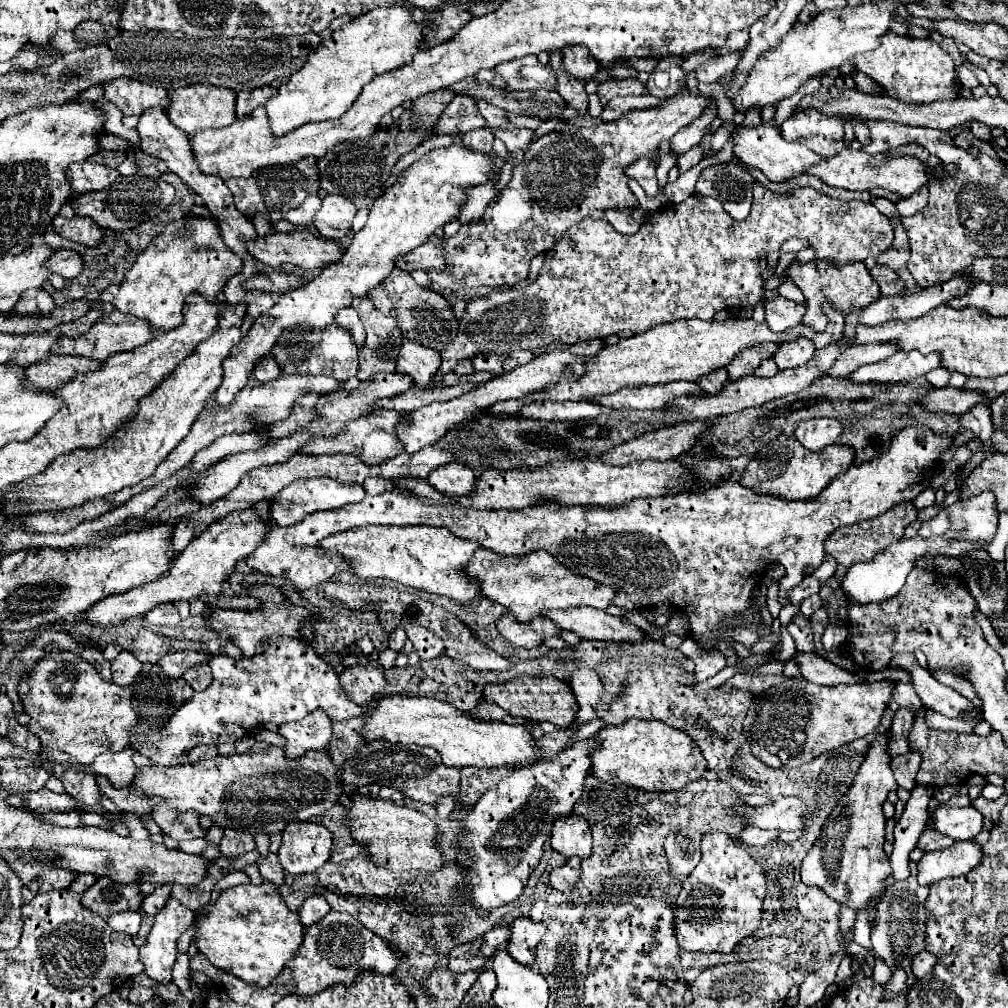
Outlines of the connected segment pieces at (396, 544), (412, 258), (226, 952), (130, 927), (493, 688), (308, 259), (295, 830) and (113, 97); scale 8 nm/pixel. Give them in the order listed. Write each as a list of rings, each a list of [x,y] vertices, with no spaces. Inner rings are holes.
[[[371,524],[327,536],[321,540],[319,548],[341,556],[359,578],[389,578],[393,582],[447,596],[457,602],[473,600],[475,594],[479,594],[479,584],[463,574],[463,566],[469,562],[479,544],[457,538],[445,528]]]
[[[431,242],[421,246],[421,248],[415,248],[413,252],[405,254],[405,256],[401,256],[401,260],[397,260],[397,268],[405,270],[405,272],[411,272],[411,270],[429,270],[429,268],[441,270],[443,266],[445,266],[443,254]]]
[[[239,884],[233,888],[227,888],[219,894],[217,900],[207,904],[207,914],[195,920],[197,930],[193,936],[193,944],[197,950],[219,970],[225,970],[249,984],[257,984],[265,988],[271,984],[271,980],[281,972],[287,960],[291,960],[301,946],[303,940],[303,924],[299,922],[299,916],[291,912],[283,898],[279,896],[277,888],[273,884]]]
[[[123,910],[123,912],[109,916],[107,924],[117,932],[125,932],[129,936],[135,936],[139,932],[139,926],[141,926],[141,914],[131,912],[131,910]]]
[[[517,676],[509,682],[501,684],[487,684],[483,688],[483,696],[497,706],[501,706],[511,716],[523,716],[535,722],[551,722],[557,728],[569,728],[575,722],[575,714],[579,710],[575,696],[571,694],[571,688],[567,682],[555,678],[555,676]]]
[[[293,230],[293,232],[273,232],[269,236],[259,236],[257,240],[253,240],[251,244],[247,244],[247,250],[249,254],[257,260],[257,262],[263,262],[265,266],[271,266],[271,268],[279,268],[281,264],[289,262],[297,268],[303,268],[303,270],[311,270],[311,272],[317,272],[333,262],[339,260],[339,246],[331,240],[325,240],[325,238],[319,238],[319,236],[313,236],[311,232],[301,232],[301,230]]]
[[[291,822],[283,830],[283,842],[277,856],[289,874],[305,874],[329,860],[331,846],[333,836],[325,826],[317,822]]]
[[[117,78],[107,82],[107,88],[103,88],[103,98],[113,102],[125,116],[141,116],[145,108],[169,108],[169,94],[161,86],[143,84],[133,78]]]

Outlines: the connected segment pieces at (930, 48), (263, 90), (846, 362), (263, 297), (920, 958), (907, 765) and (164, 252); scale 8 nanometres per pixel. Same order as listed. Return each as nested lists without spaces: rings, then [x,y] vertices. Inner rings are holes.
[[[885,32],[885,36],[881,36],[881,46],[873,52],[853,56],[853,64],[857,72],[877,82],[887,96],[905,104],[929,104],[935,100],[955,100],[959,96],[955,64],[931,38],[915,40],[909,36],[897,36],[895,32]]]
[[[261,86],[255,90],[247,90],[243,94],[237,94],[237,120],[243,120],[245,114],[249,114],[253,108],[267,102],[269,96],[273,96],[277,90],[271,86]]]
[[[865,344],[865,346],[849,346],[841,356],[835,360],[835,364],[829,368],[827,376],[833,378],[845,378],[851,372],[855,372],[859,366],[873,364],[879,360],[885,360],[899,352],[895,344]]]
[[[255,290],[255,292],[249,292],[249,294],[247,294],[247,302],[249,302],[249,306],[247,306],[247,314],[245,314],[243,326],[241,326],[243,336],[245,336],[245,332],[249,332],[249,328],[253,326],[253,322],[255,322],[265,310],[269,310],[269,308],[273,306],[273,298],[271,298],[271,294],[267,294],[267,292]]]
[[[925,950],[919,952],[919,954],[911,960],[911,970],[913,970],[915,978],[921,978],[921,976],[929,974],[929,972],[933,970],[935,962],[937,962],[937,958],[935,958],[931,952],[925,952]]]
[[[908,752],[894,757],[890,762],[899,787],[911,791],[916,785],[916,775],[921,765],[921,755],[917,752]]]
[[[185,216],[169,222],[165,230],[153,238],[149,248],[135,260],[133,268],[119,284],[113,306],[123,314],[147,320],[153,332],[167,332],[181,324],[181,308],[189,294],[201,292],[207,300],[217,300],[225,288],[225,282],[239,274],[241,268],[241,258],[225,248],[213,220]]]

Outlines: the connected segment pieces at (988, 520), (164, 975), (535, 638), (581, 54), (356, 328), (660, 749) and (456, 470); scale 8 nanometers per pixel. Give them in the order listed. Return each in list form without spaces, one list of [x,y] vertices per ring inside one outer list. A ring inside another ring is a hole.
[[[979,492],[967,500],[957,500],[955,504],[941,508],[935,518],[923,522],[917,534],[927,538],[947,530],[961,530],[965,538],[989,544],[997,532],[995,496],[991,492]]]
[[[169,898],[155,916],[151,934],[141,946],[141,962],[145,974],[159,984],[172,980],[173,962],[177,958],[177,938],[191,926],[195,912],[179,906],[175,898]]]
[[[513,614],[501,616],[497,620],[497,630],[507,642],[523,648],[537,648],[545,638],[561,634],[561,628],[541,616],[537,616],[537,620],[529,620],[529,624],[519,624]]]
[[[579,44],[565,46],[561,50],[561,54],[563,54],[563,66],[565,66],[565,70],[571,76],[579,78],[579,80],[589,80],[599,70],[597,60],[593,60],[593,56],[589,56],[589,50],[581,48]]]
[[[349,306],[349,308],[343,308],[341,312],[337,312],[337,320],[335,320],[341,328],[347,328],[351,334],[353,334],[353,340],[357,342],[357,346],[361,346],[365,342],[365,330],[363,330],[363,324],[357,316],[357,312]]]
[[[631,718],[619,726],[601,728],[595,738],[601,744],[589,756],[589,772],[611,786],[631,786],[643,792],[675,792],[699,780],[707,770],[707,762],[697,744],[683,730],[675,730],[661,720]]]
[[[449,464],[449,466],[441,466],[441,468],[433,470],[427,476],[427,482],[445,496],[457,496],[457,494],[471,492],[475,474],[465,464]]]

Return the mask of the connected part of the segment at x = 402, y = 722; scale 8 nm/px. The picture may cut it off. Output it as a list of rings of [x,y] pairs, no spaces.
[[[383,696],[379,702],[367,706],[367,722],[363,724],[365,740],[385,740],[391,744],[417,744],[431,746],[439,752],[445,766],[475,766],[475,768],[493,768],[493,766],[525,766],[535,764],[541,756],[533,736],[525,726],[509,726],[503,722],[481,722],[471,718],[467,712],[457,710],[455,706],[425,698],[425,696]]]

